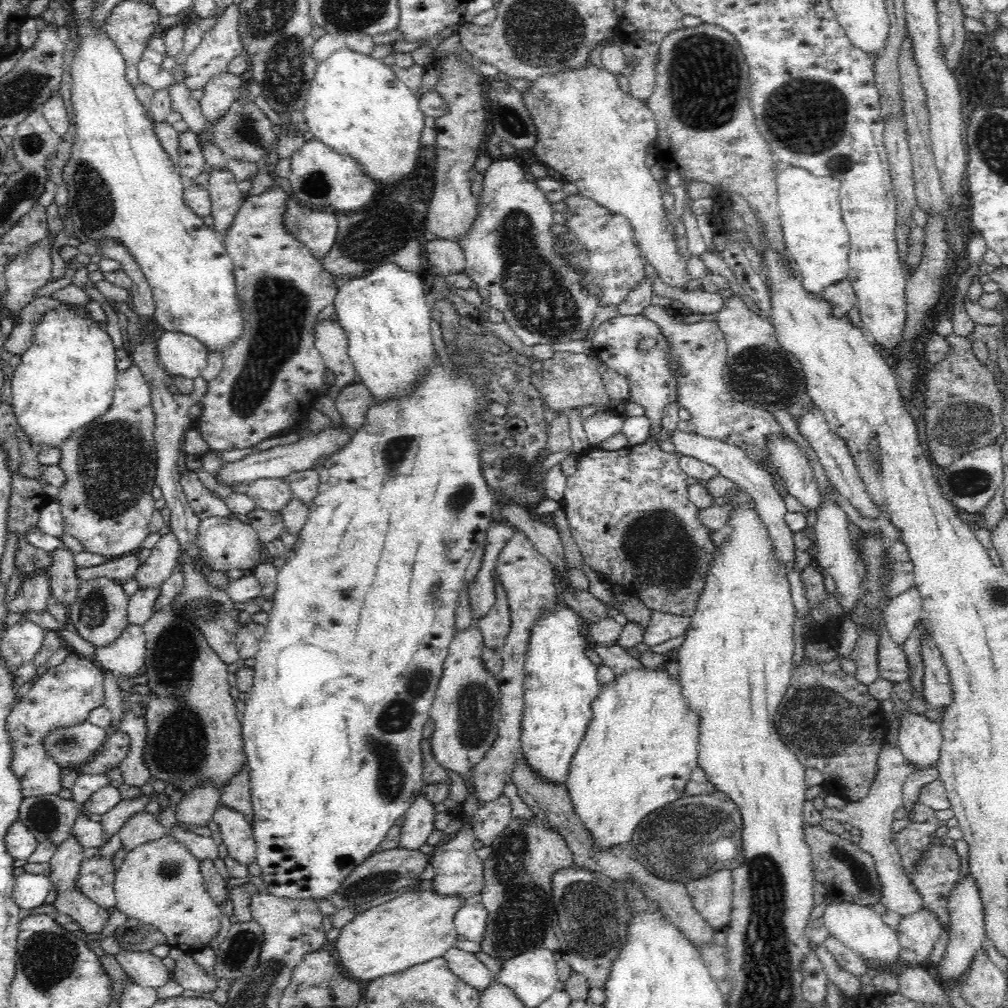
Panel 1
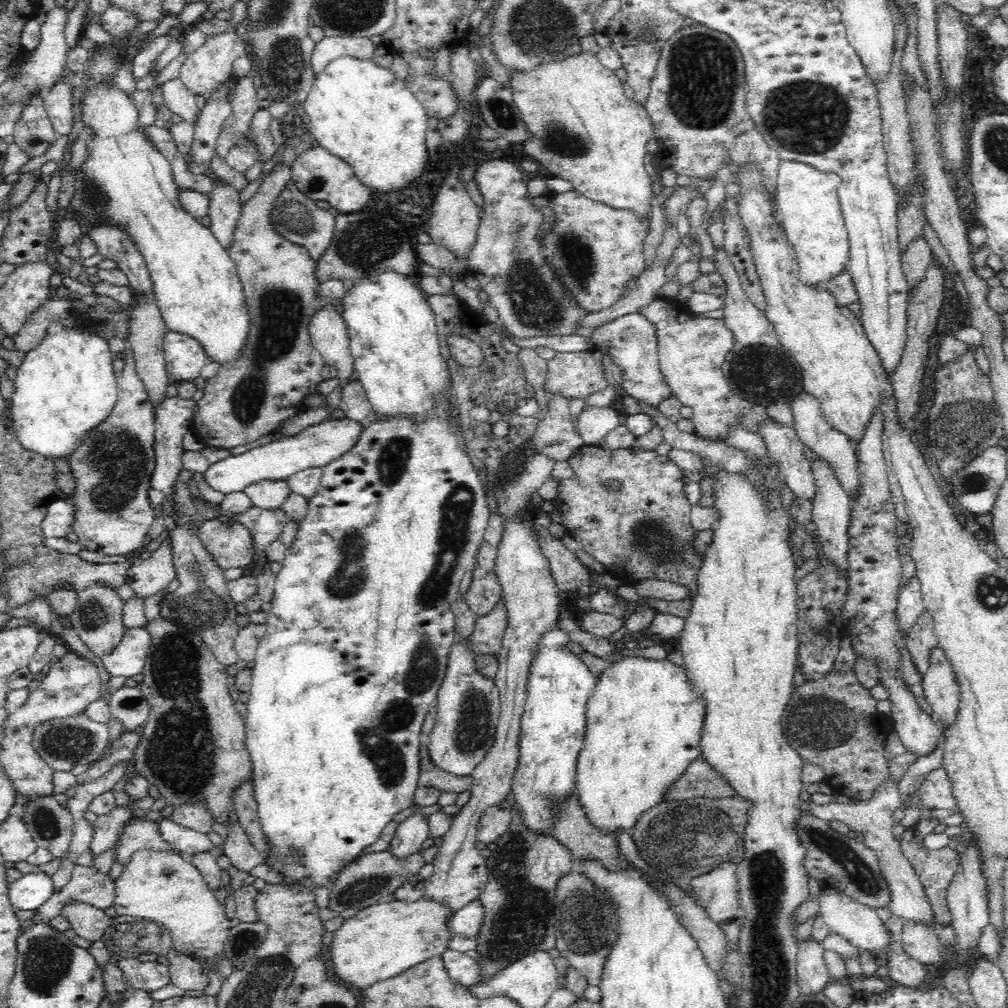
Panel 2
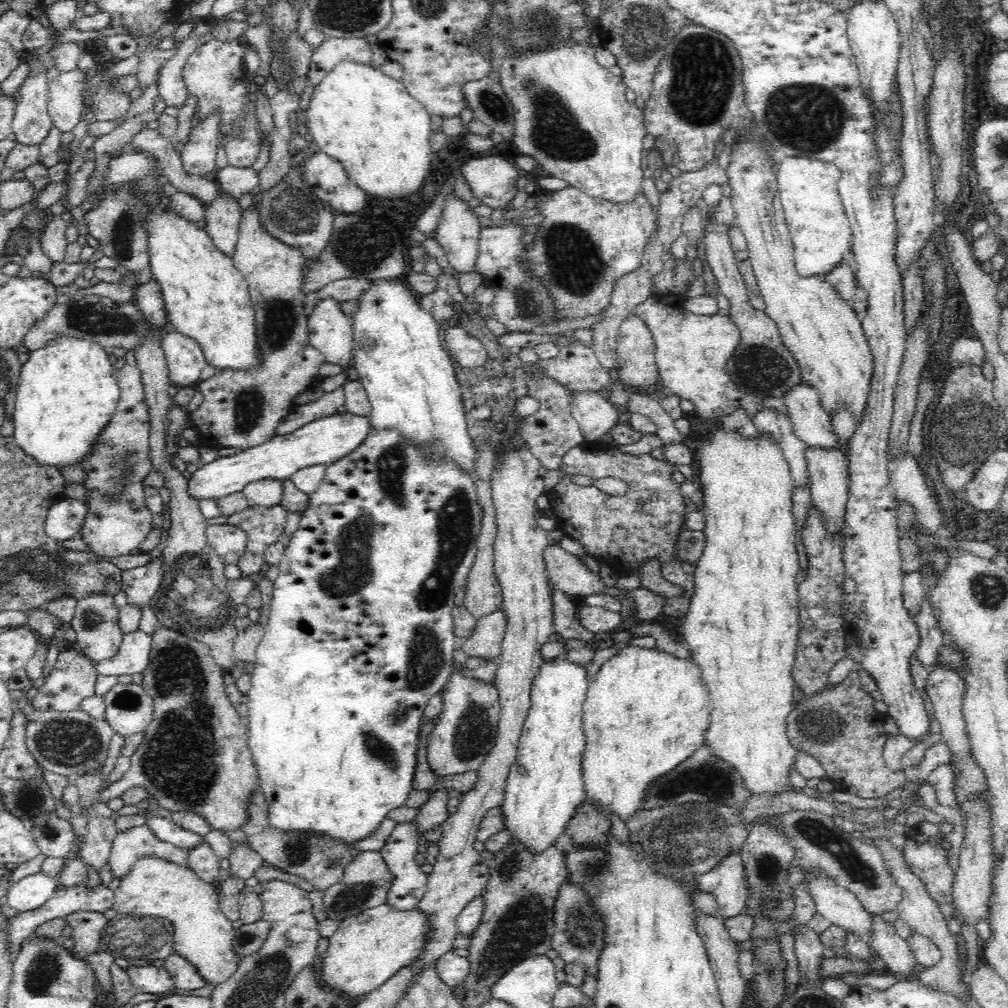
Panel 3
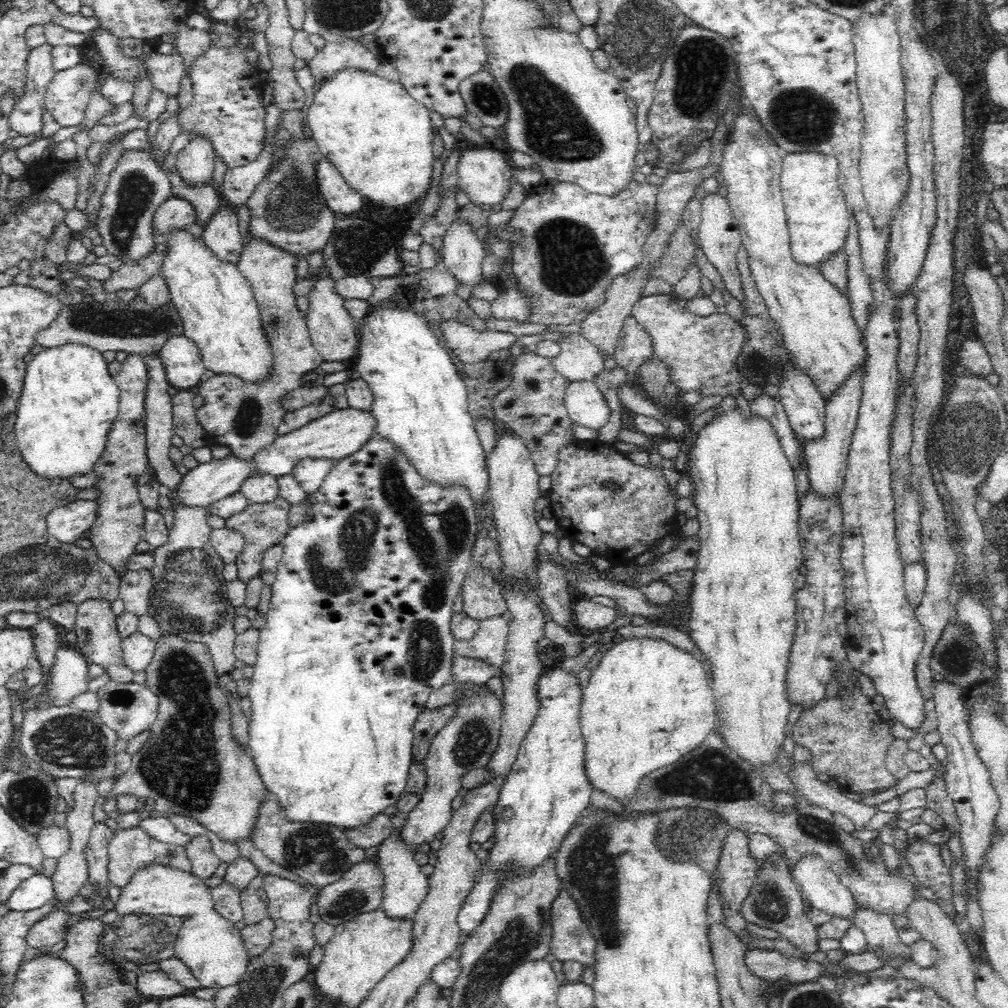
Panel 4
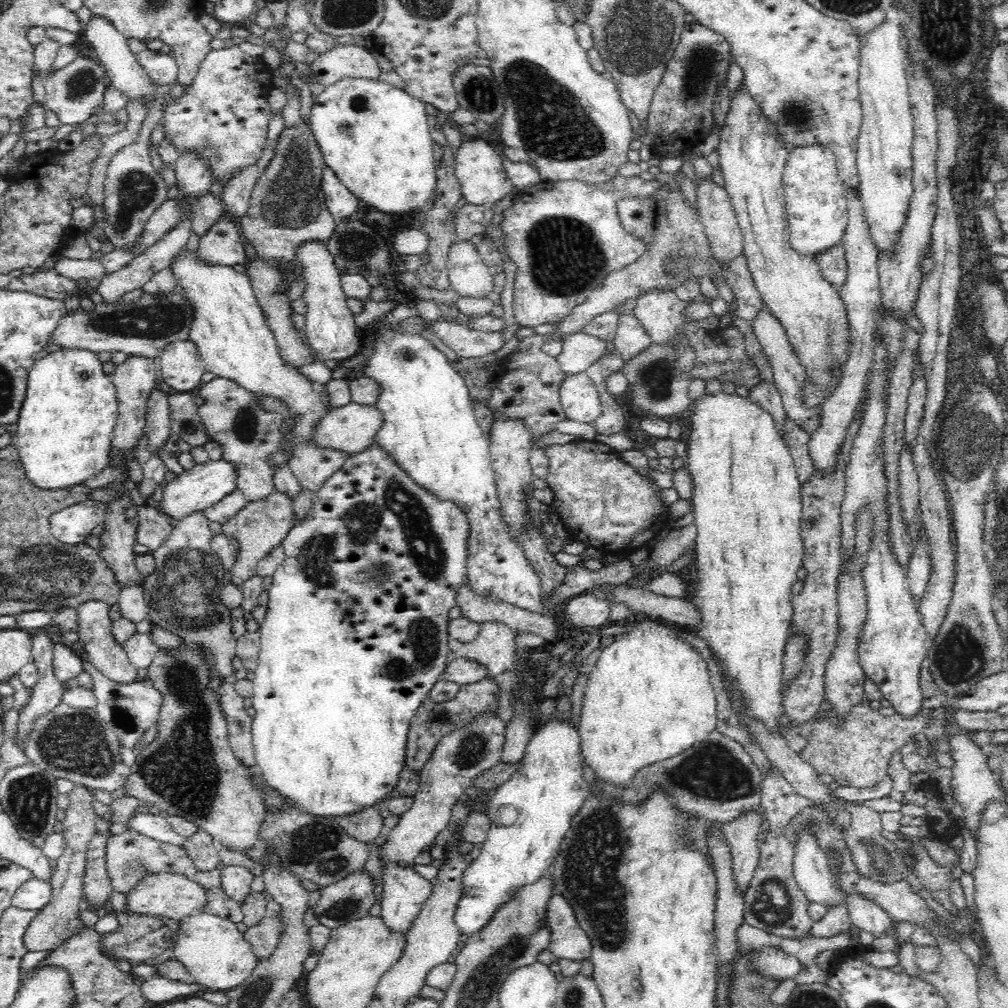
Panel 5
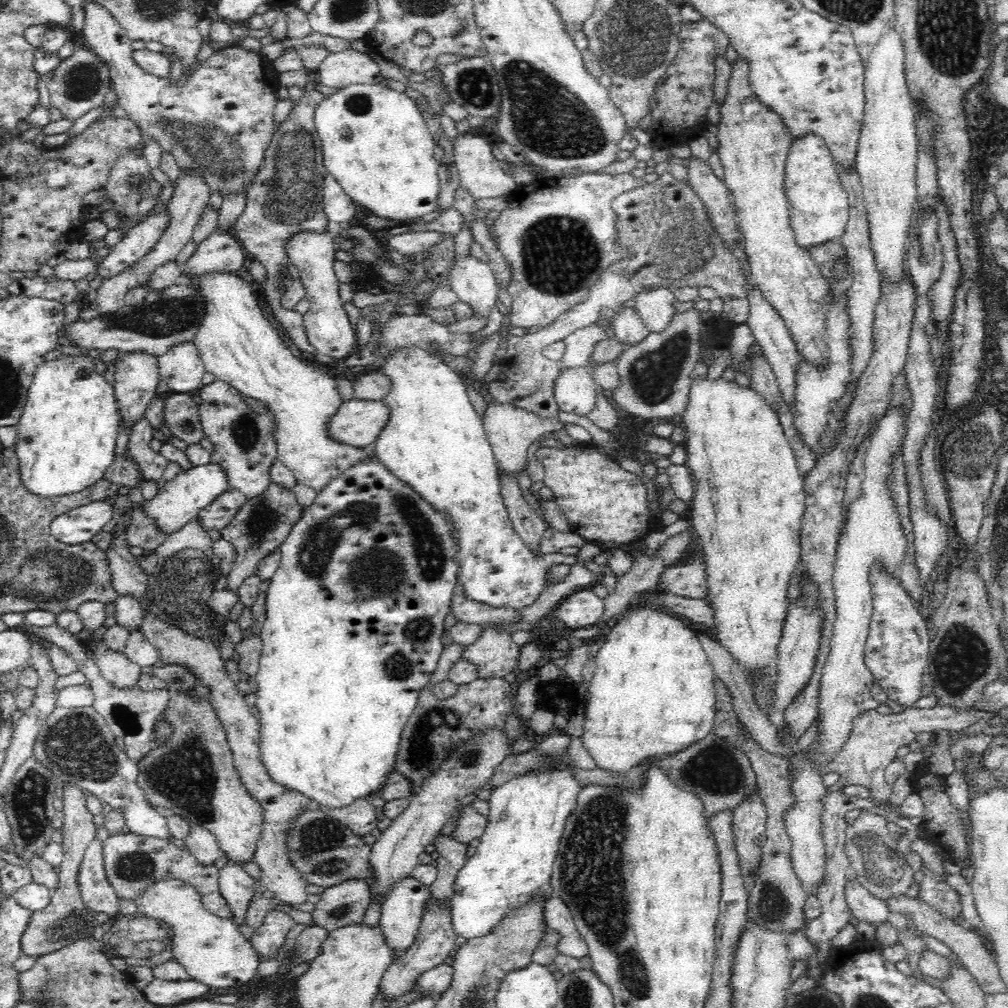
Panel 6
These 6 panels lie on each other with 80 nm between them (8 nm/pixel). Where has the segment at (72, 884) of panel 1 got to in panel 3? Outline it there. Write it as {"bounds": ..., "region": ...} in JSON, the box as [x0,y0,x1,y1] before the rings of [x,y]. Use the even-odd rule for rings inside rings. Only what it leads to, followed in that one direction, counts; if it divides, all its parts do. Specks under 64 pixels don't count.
{"bounds":[65,910,109,959],"region":[[[77,910],[68,913],[65,919],[71,928],[70,938],[74,940],[74,955],[85,959],[92,952],[96,952],[109,920],[102,913],[92,913],[92,910]]]}

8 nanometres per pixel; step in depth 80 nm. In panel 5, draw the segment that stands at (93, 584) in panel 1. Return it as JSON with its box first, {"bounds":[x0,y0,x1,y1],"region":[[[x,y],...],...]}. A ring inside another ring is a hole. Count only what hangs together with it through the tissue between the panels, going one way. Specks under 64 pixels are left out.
{"bounds":[77,600,138,684],"region":[[[87,600],[78,605],[77,633],[82,642],[84,659],[92,663],[104,676],[120,684],[132,684],[138,678],[138,669],[130,663],[127,652],[122,644],[116,641],[111,634],[112,621],[108,616],[110,605],[104,601]]]}

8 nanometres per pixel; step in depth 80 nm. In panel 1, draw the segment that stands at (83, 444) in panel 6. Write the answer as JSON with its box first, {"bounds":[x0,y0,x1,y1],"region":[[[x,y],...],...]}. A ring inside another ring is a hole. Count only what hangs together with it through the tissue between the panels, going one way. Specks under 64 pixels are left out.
{"bounds":[11,308,119,449],"region":[[[52,308],[44,312],[44,316],[40,317],[40,320],[36,322],[32,331],[32,344],[29,348],[25,350],[24,355],[21,356],[22,363],[16,367],[13,377],[11,378],[11,392],[12,392],[12,404],[14,415],[16,415],[17,424],[20,429],[24,431],[28,436],[29,442],[31,444],[39,444],[42,449],[48,448],[48,446],[58,446],[60,447],[64,444],[66,437],[74,433],[76,430],[87,426],[88,424],[94,423],[100,416],[103,416],[110,408],[112,400],[115,394],[115,388],[117,385],[117,372],[119,371],[116,367],[116,349],[112,343],[110,335],[99,326],[99,323],[94,324],[94,322],[88,322],[88,320],[82,320],[80,318],[82,312],[78,310],[68,310],[68,308]]]}

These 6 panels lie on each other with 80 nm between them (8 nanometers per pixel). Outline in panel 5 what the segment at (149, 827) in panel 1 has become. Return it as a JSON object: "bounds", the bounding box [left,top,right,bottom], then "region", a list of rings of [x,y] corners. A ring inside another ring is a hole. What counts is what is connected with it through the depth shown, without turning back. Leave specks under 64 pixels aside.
{"bounds":[106,831,221,895],"region":[[[126,831],[122,834],[110,835],[106,846],[107,873],[110,877],[113,890],[126,895],[138,881],[148,873],[168,872],[182,873],[207,890],[221,886],[221,870],[213,868],[211,871],[198,871],[192,858],[183,846],[173,846],[164,842],[158,842],[143,836],[138,832]]]}

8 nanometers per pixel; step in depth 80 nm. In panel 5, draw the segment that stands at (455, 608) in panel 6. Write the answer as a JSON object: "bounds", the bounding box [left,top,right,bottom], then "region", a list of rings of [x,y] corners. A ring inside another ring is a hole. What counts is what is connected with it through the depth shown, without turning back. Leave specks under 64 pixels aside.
{"bounds":[456,582,560,643],"region":[[[468,582],[458,588],[456,606],[460,608],[462,617],[472,622],[501,622],[510,628],[532,630],[549,643],[558,634],[560,626],[554,617],[548,617],[531,610],[519,610],[517,606],[494,600],[481,592],[474,592]]]}

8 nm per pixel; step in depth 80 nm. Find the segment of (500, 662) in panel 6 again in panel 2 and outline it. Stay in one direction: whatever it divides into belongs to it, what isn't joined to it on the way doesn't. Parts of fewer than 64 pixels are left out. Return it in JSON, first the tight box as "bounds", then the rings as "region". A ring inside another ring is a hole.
{"bounds":[467,600,507,656],"region":[[[503,600],[498,601],[488,614],[477,617],[473,633],[467,638],[471,643],[471,651],[476,655],[495,656],[498,654],[507,620],[507,610]]]}

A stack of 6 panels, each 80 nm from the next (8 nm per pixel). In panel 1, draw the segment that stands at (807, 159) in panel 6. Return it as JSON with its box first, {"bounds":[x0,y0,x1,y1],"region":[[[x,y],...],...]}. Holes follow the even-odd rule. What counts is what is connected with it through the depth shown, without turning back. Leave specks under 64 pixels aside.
{"bounds":[776,165,851,296],"region":[[[786,165],[778,172],[776,186],[786,251],[802,277],[805,291],[818,296],[832,284],[848,280],[851,248],[839,201],[840,181],[810,175],[804,168]]]}

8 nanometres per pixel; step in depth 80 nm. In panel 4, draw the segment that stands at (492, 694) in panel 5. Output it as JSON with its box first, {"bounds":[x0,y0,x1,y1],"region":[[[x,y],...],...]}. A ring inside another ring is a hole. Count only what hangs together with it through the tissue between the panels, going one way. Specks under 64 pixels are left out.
{"bounds":[412,707,450,762],"region":[[[426,707],[413,726],[412,759],[413,762],[423,762],[428,755],[430,742],[440,728],[448,722],[450,707],[440,707],[438,710]]]}

